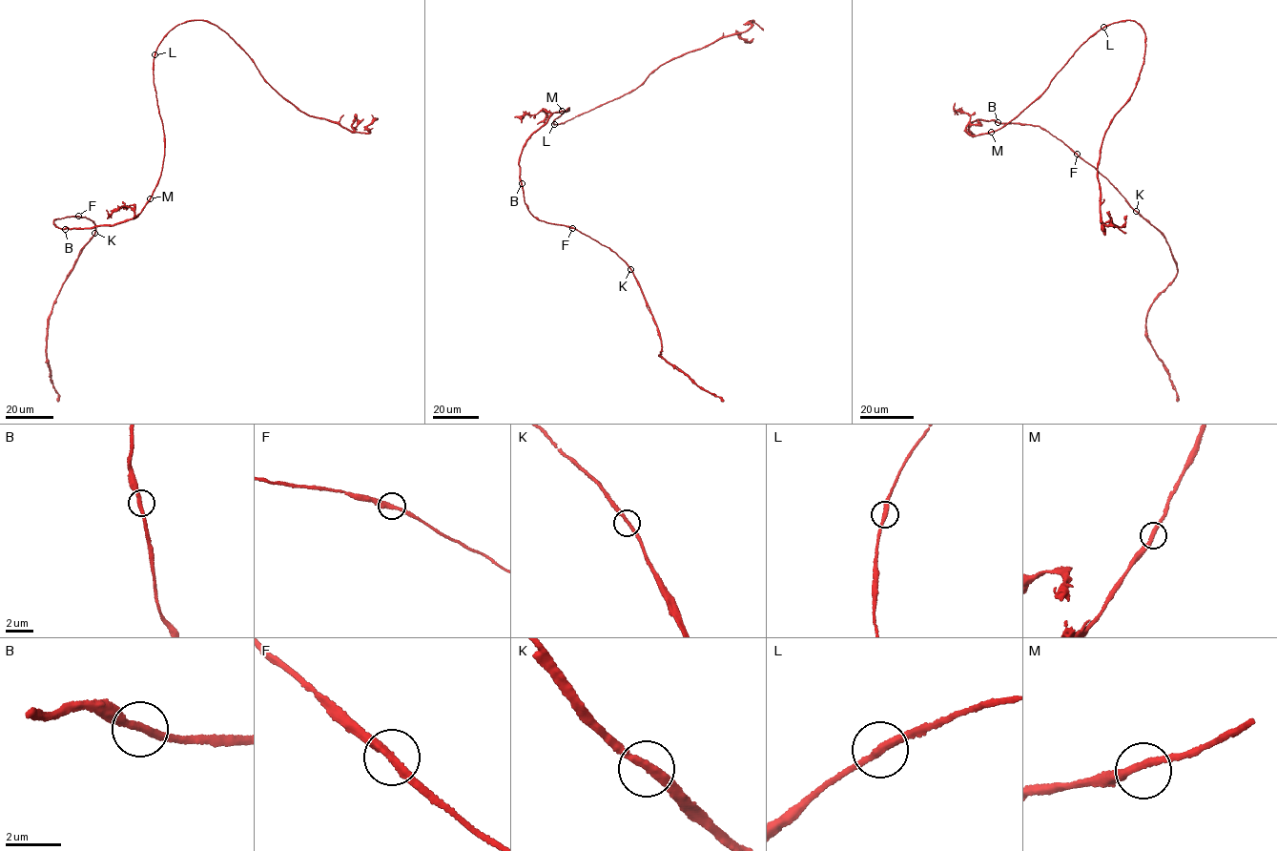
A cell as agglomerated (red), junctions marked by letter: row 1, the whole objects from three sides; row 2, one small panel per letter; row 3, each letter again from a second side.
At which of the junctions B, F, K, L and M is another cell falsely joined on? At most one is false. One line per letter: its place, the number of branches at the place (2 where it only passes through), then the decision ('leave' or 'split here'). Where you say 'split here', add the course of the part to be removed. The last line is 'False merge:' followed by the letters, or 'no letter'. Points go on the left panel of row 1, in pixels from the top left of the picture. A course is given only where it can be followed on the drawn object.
B: at (65, 229); 2 branches meet; leave
F: at (78, 216); 2 branches meet; leave
K: at (94, 233); 2 branches meet; split here; foreign part runs (94, 233), (63, 283), (49, 320), (47, 362), (57, 402)
L: at (154, 54); 2 branches meet; leave
M: at (150, 198); 2 branches meet; leave
False merge: K

